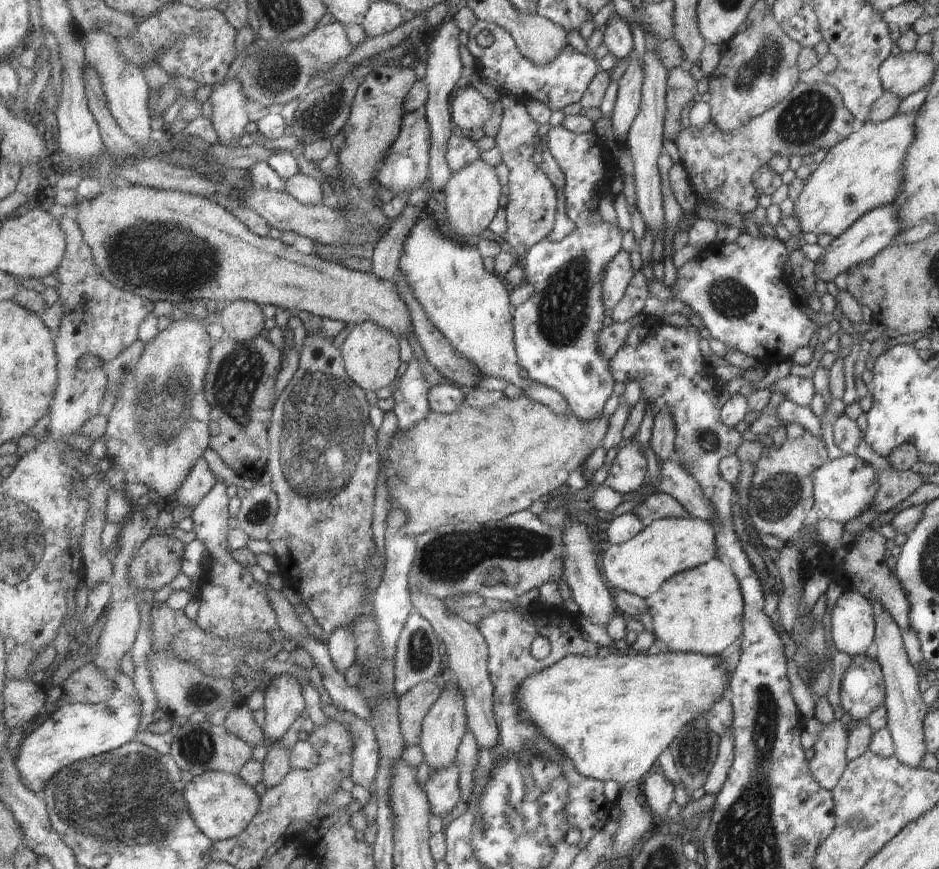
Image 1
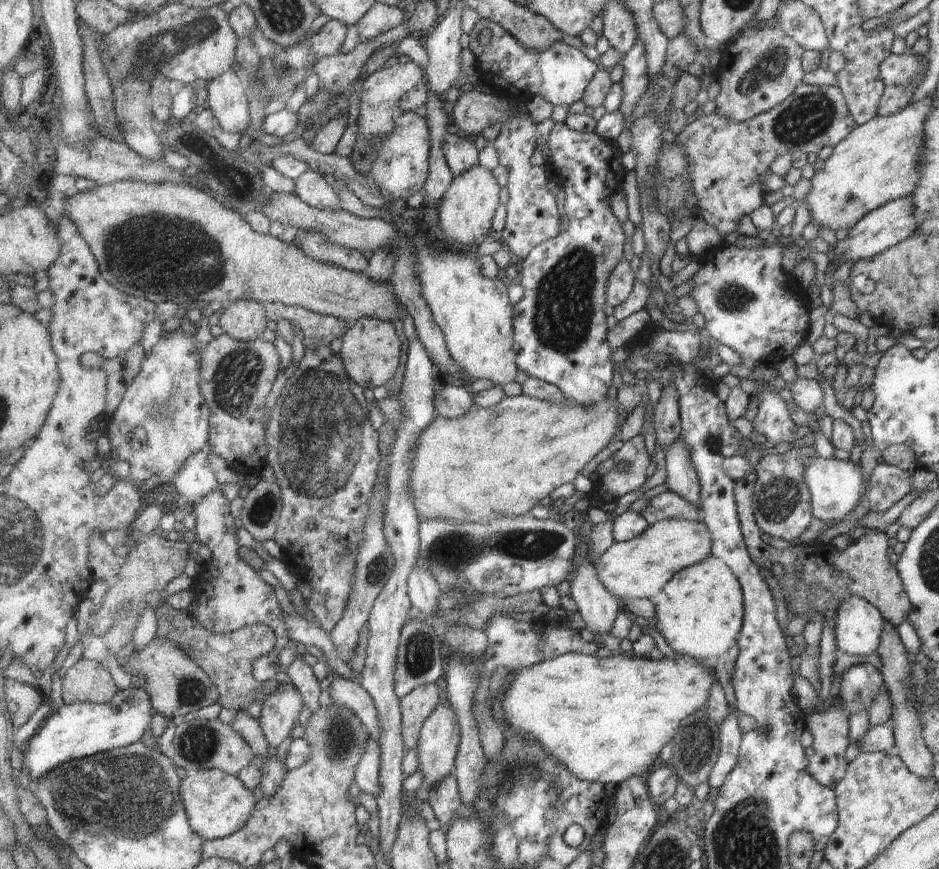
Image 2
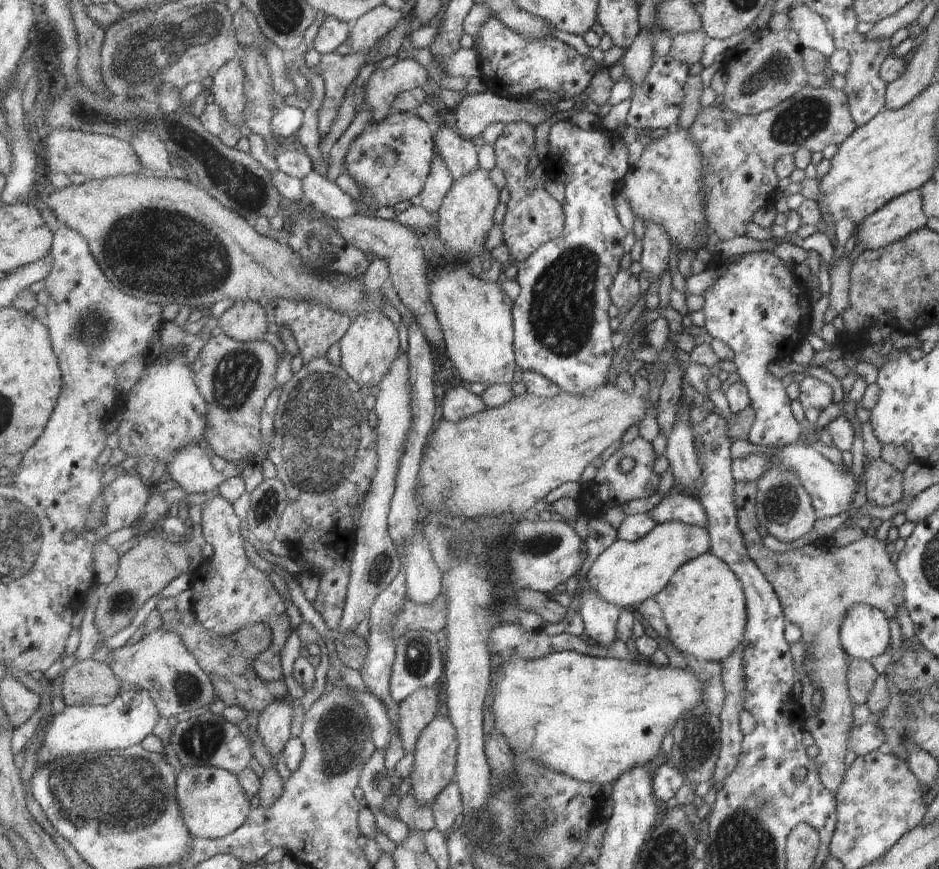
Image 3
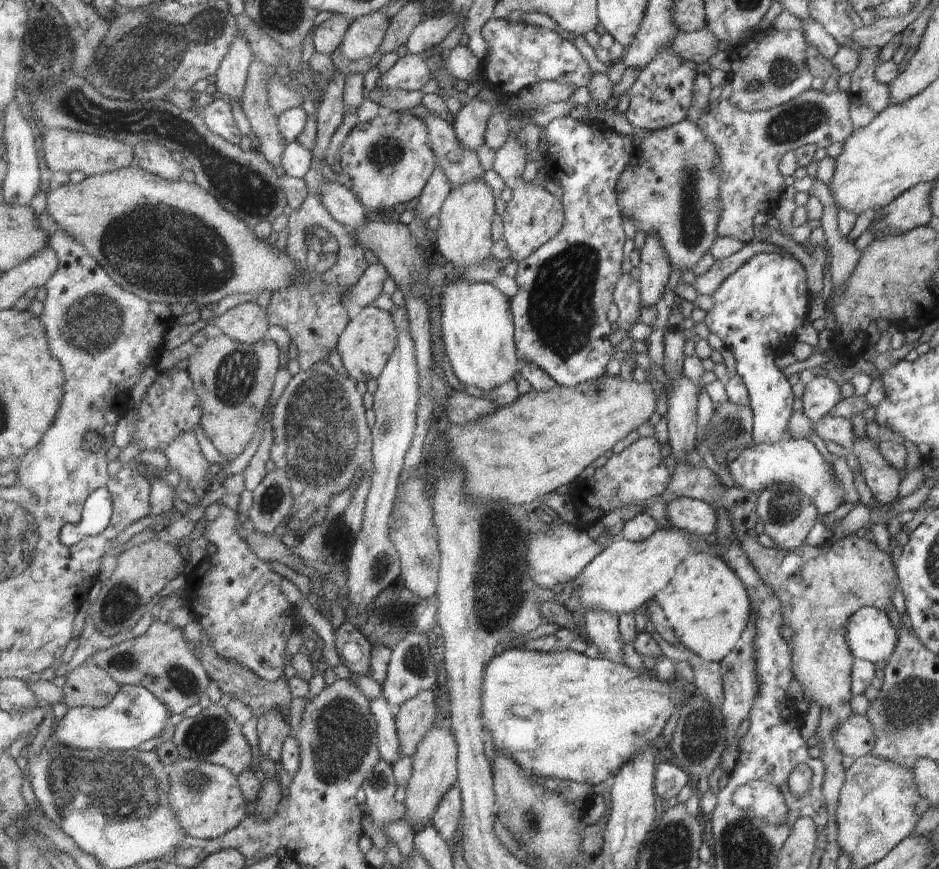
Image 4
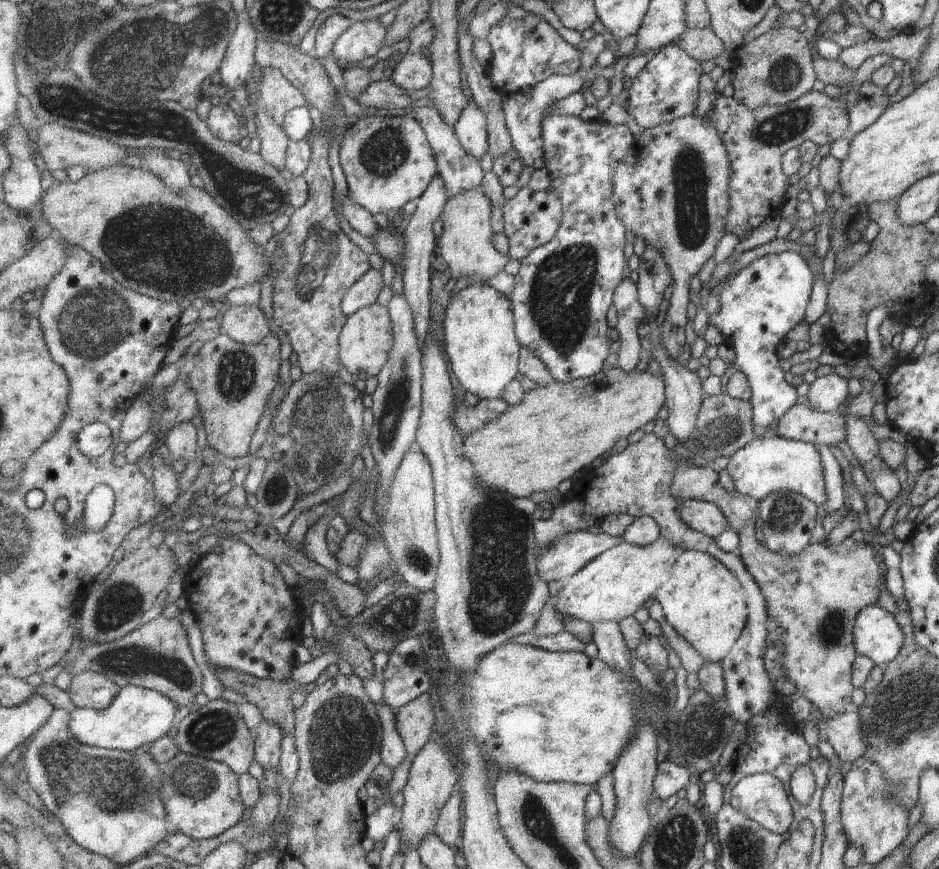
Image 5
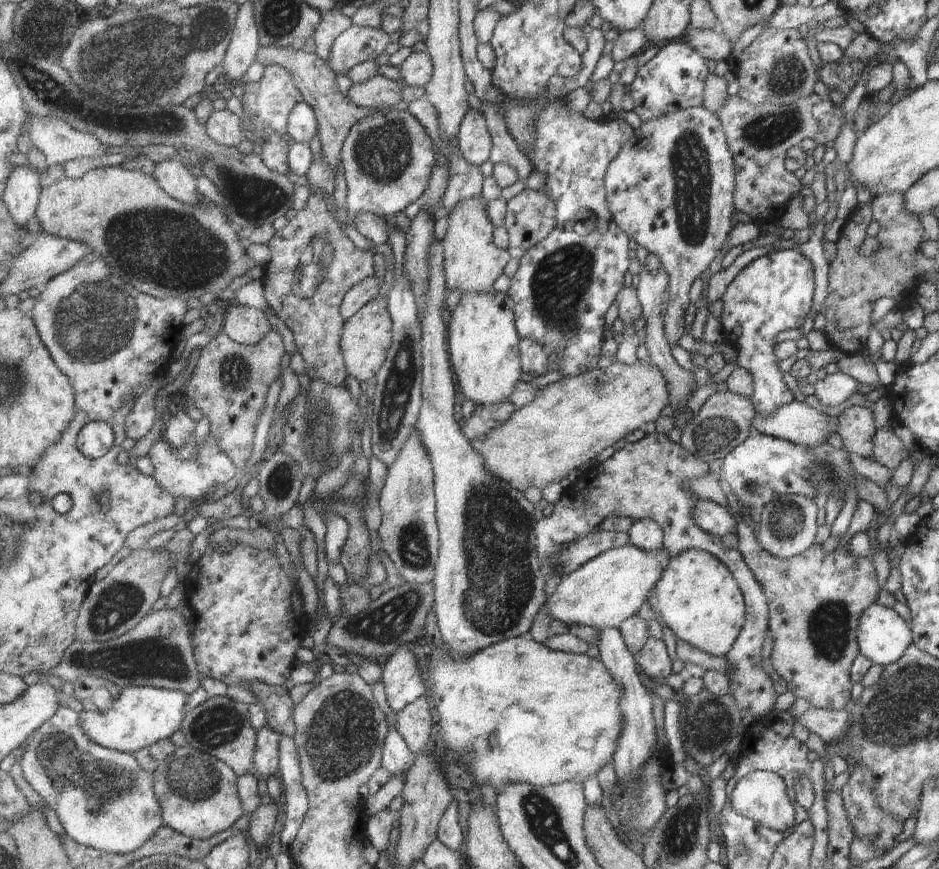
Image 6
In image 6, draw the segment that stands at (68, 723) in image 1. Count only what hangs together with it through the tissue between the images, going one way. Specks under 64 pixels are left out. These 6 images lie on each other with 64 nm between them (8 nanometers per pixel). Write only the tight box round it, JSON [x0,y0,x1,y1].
[81,687,189,753]

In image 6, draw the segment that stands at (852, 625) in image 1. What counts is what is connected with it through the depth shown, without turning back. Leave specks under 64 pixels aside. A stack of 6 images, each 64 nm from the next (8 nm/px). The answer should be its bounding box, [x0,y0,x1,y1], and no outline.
[856,603,912,666]

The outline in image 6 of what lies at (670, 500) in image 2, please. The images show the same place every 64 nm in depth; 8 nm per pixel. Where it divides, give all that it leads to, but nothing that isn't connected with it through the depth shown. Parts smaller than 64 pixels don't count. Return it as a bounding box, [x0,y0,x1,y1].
[692,501,735,537]

